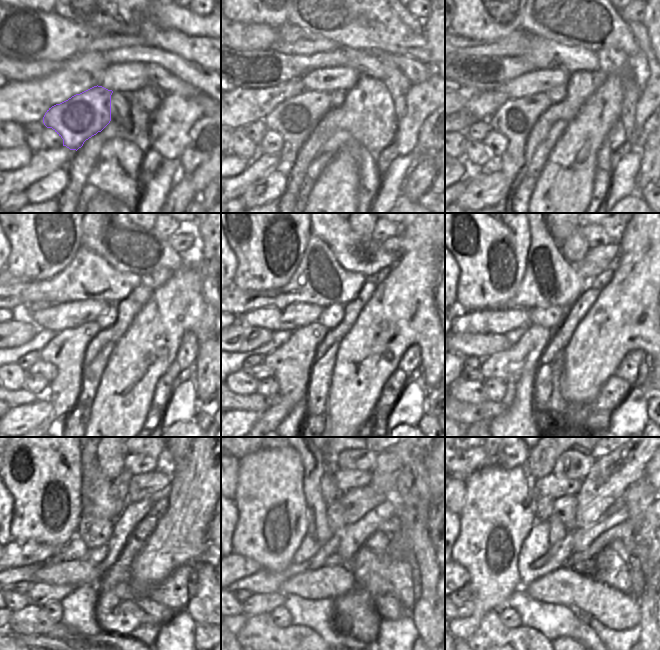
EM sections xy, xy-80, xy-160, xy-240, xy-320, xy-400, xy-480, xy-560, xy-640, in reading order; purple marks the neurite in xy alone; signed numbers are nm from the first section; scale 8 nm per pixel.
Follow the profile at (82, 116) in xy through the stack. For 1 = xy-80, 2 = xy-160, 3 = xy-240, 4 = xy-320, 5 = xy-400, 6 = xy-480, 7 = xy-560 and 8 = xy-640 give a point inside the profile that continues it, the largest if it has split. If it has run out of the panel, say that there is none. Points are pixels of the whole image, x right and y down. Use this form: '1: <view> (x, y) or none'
1: xy-80 (294, 119)
2: xy-160 (514, 119)
3: xy-240 (66, 350)
4: xy-320 (290, 362)
5: xy-400 (521, 358)
6: xy-480 (42, 593)
7: xy-560 (256, 604)
8: xy-640 (624, 532)

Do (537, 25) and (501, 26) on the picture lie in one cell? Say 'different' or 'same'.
different

